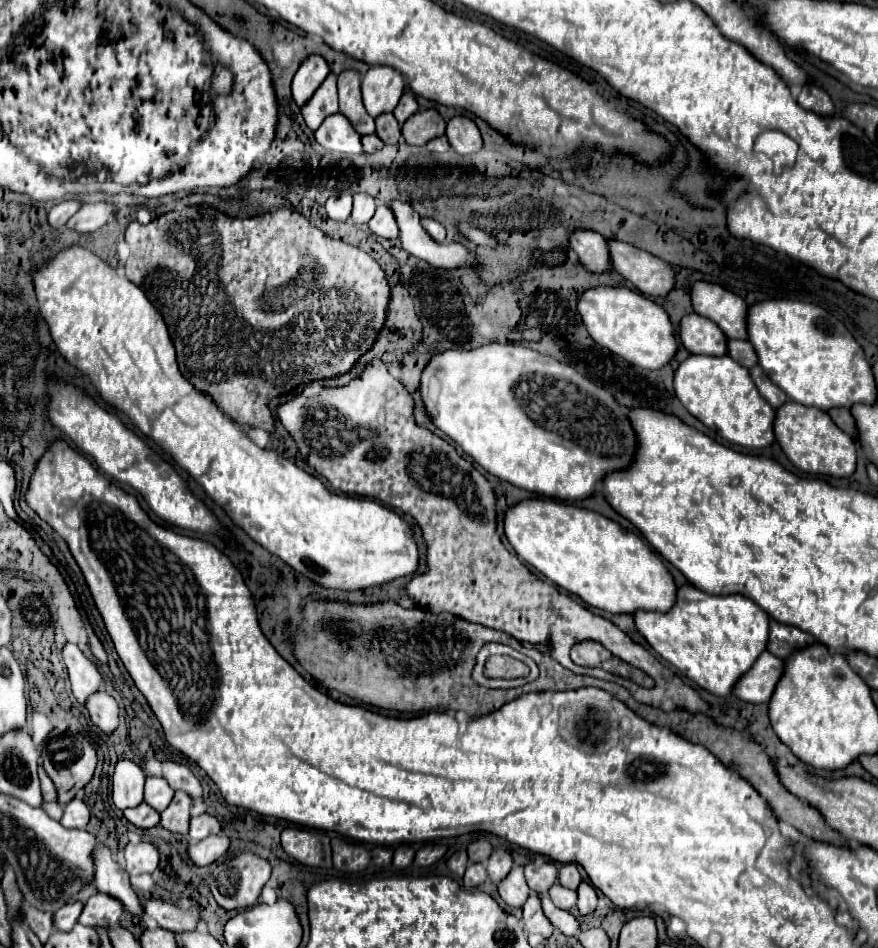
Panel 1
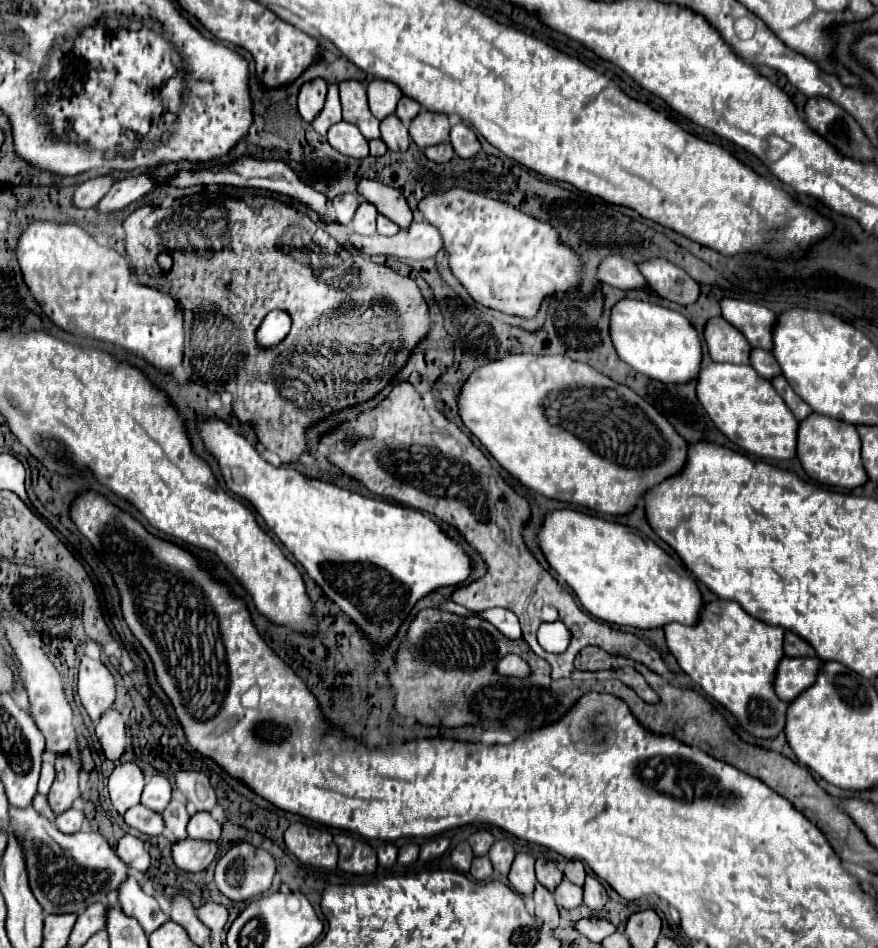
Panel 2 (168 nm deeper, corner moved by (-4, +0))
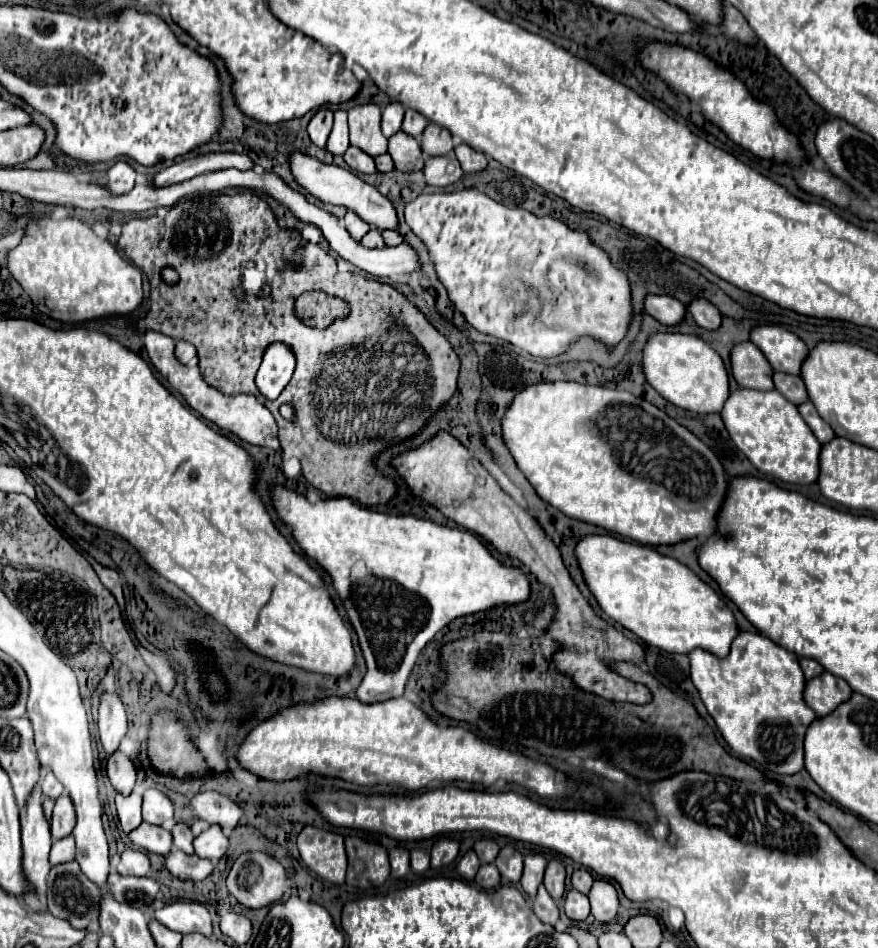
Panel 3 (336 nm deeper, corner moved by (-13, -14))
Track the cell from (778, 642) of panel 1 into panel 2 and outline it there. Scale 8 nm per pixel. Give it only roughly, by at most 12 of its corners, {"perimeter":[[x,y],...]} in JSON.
{"perimeter":[[786,631],[786,657],[816,657],[812,645]]}

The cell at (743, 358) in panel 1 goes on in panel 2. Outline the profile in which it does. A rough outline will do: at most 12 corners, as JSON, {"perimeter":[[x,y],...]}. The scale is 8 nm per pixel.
{"perimeter":[[752,349],[750,365],[766,379],[782,375],[774,355]]}

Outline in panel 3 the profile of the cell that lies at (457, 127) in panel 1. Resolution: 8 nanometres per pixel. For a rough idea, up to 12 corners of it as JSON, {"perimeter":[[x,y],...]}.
{"perimeter":[[461,143],[455,155],[465,173],[483,171],[487,157]]}

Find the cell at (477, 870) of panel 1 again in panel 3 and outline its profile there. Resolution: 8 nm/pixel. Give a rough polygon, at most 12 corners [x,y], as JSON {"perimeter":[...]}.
{"perimeter":[[493,863],[481,865],[475,883],[497,889],[501,875]]}

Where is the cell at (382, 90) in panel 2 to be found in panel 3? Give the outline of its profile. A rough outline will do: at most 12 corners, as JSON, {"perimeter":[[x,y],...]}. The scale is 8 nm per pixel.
{"perimeter":[[397,101],[383,109],[381,131],[391,137],[401,129],[405,107]]}

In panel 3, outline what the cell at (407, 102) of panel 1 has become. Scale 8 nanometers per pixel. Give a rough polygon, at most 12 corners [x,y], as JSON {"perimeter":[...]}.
{"perimeter":[[407,109],[401,129],[419,137],[429,121],[421,113]]}

